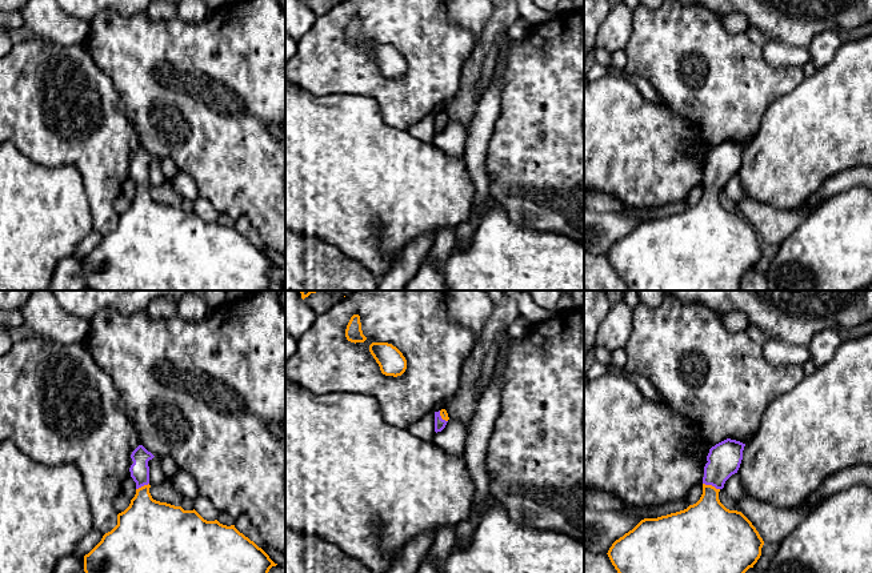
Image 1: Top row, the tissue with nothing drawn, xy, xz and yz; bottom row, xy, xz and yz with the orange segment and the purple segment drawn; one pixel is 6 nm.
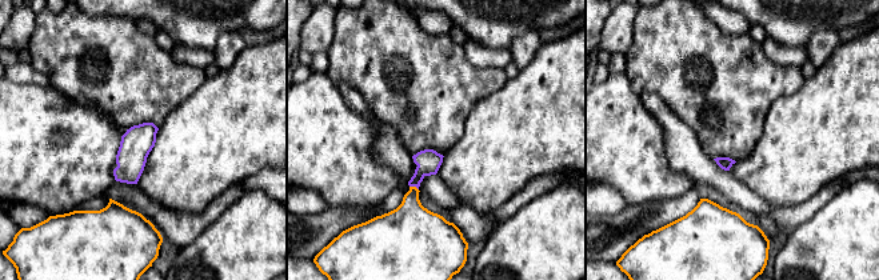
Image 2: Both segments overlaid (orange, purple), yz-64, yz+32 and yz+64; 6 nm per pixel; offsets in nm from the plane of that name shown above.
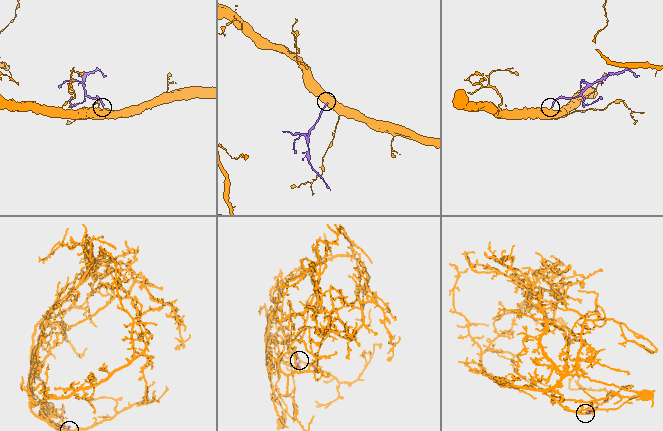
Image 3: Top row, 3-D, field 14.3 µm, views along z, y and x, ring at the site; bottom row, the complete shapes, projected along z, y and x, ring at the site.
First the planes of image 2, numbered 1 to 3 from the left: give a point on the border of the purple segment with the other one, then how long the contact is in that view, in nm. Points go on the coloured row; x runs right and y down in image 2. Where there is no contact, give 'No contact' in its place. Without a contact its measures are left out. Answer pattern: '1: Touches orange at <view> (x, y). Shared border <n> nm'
1: No contact
2: Touches orange at yz+32 (414, 187). Shared border 60 nm
3: No contact

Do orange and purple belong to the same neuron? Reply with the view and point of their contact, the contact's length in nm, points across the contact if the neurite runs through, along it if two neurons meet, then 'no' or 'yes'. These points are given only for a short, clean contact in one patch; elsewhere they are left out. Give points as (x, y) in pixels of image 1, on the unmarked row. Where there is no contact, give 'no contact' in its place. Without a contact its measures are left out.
contact yz (711, 187); length 110 nm; way yz (707, 228), (711, 187), (724, 160); yes

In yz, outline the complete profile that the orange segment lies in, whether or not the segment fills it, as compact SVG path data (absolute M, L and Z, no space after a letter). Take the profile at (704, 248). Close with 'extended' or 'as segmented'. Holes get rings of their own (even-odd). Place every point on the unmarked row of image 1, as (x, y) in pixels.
M731 140L712 148L704 168L703 196L696 205L657 220L644 220L612 245L607 256L628 290L740 290L744 275L760 260L764 243L741 213L729 212L720 204L719 193L737 175L744 148Z | extended

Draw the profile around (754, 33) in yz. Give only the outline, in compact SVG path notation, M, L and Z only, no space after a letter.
M749 25L748 31L747 31L748 37L759 47L763 47L767 43L767 37L765 35L761 32L761 29Z

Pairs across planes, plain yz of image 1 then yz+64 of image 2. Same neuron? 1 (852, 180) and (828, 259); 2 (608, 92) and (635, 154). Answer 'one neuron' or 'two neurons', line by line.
1: two neurons
2: one neuron

